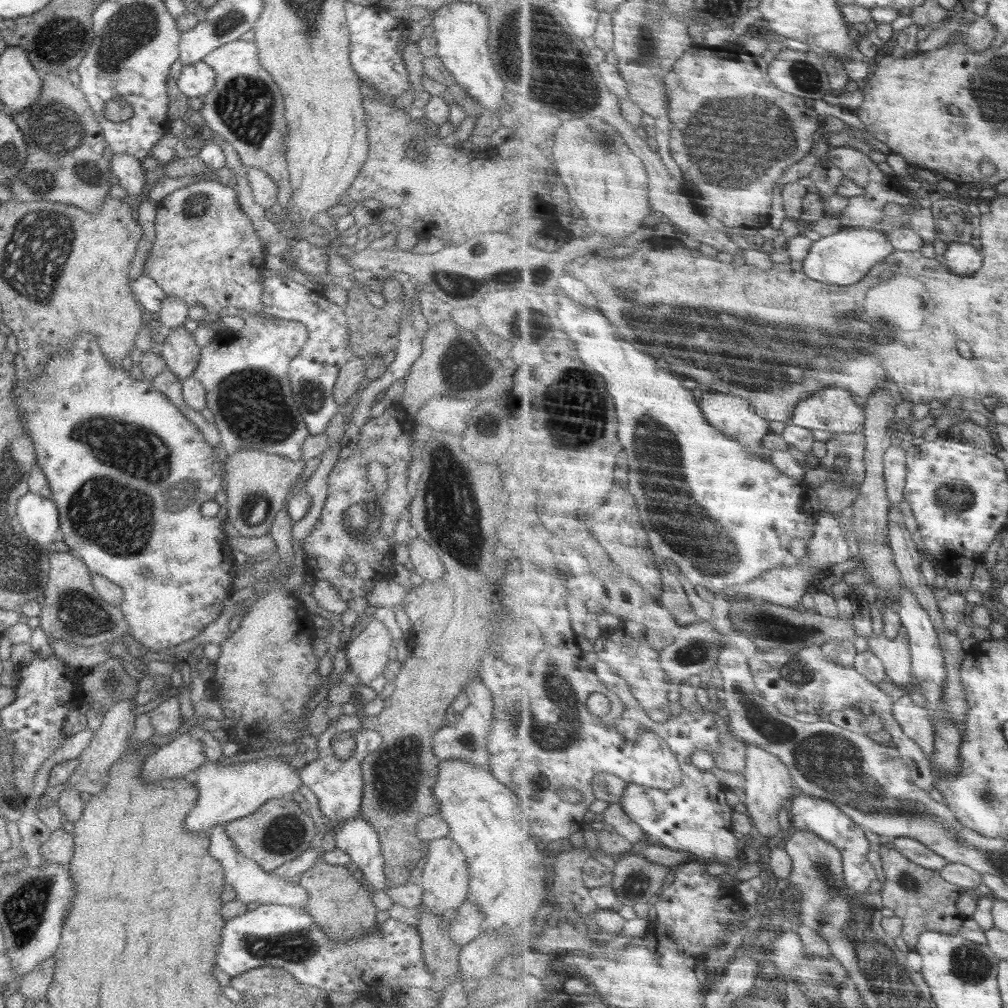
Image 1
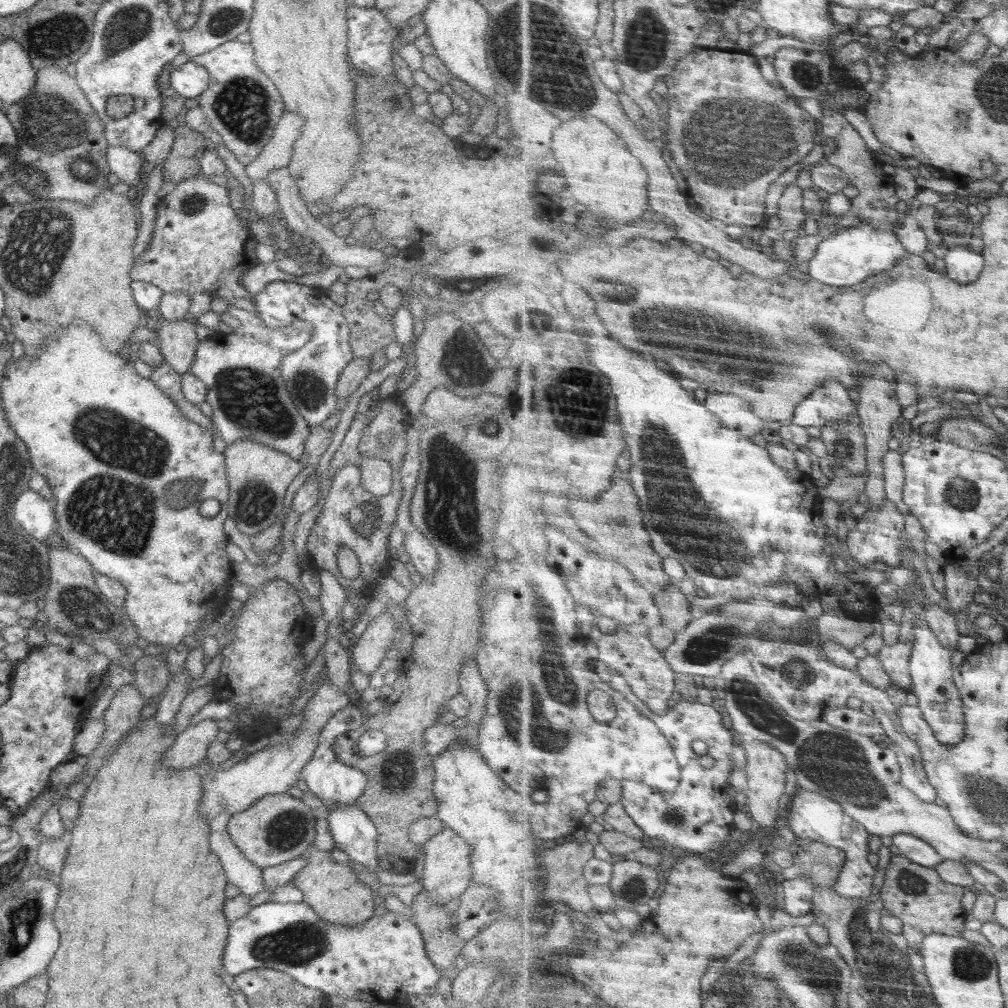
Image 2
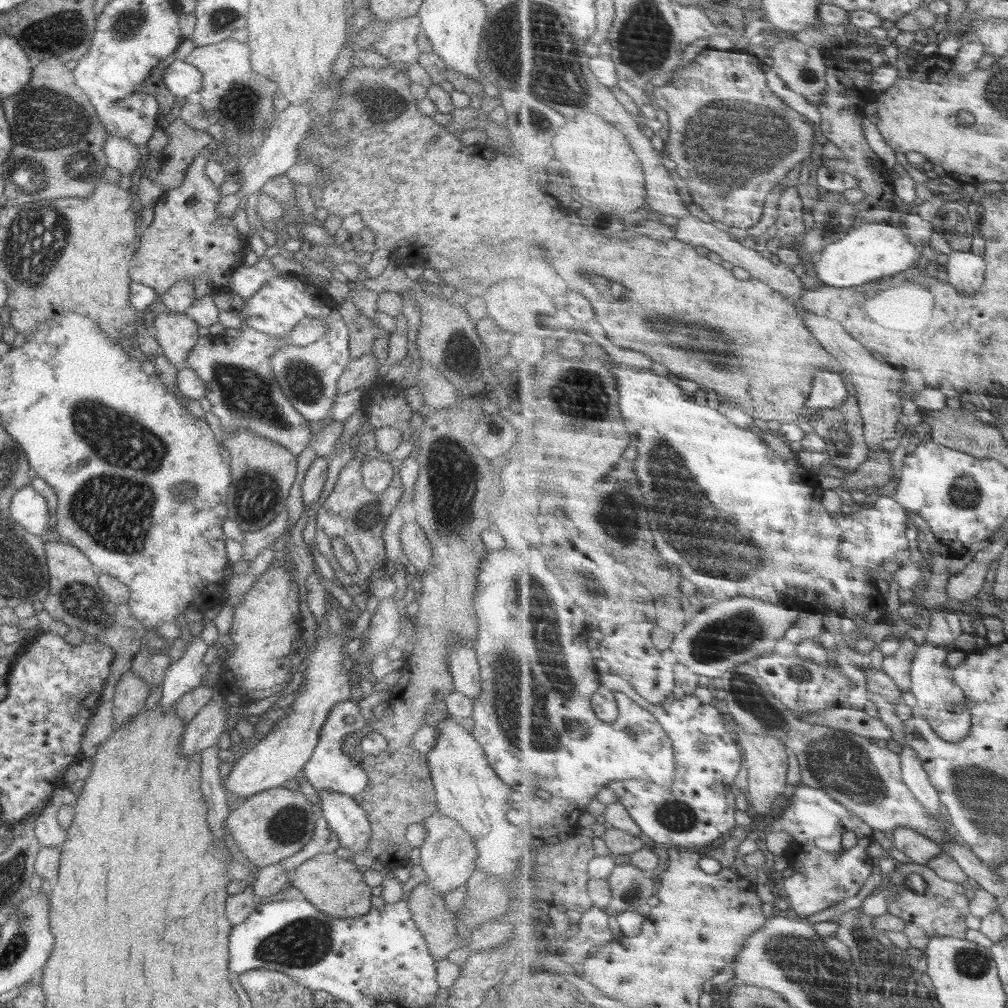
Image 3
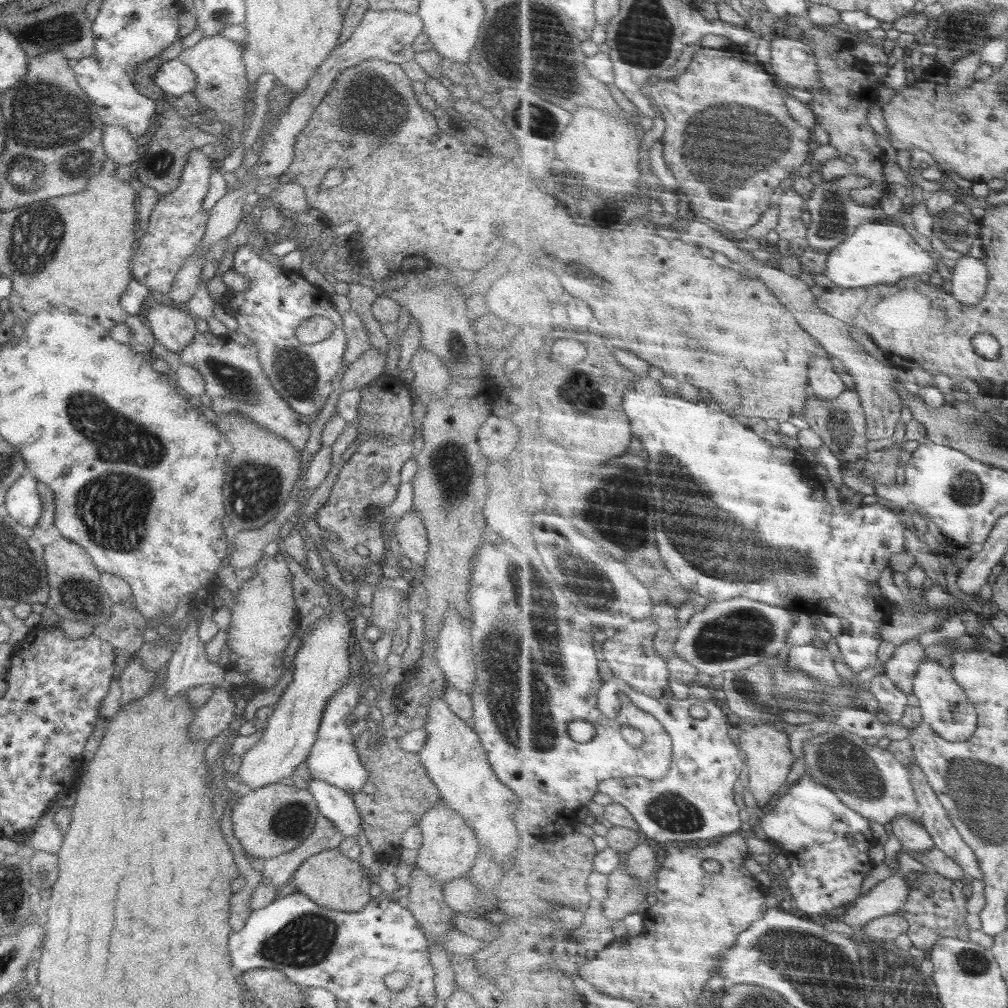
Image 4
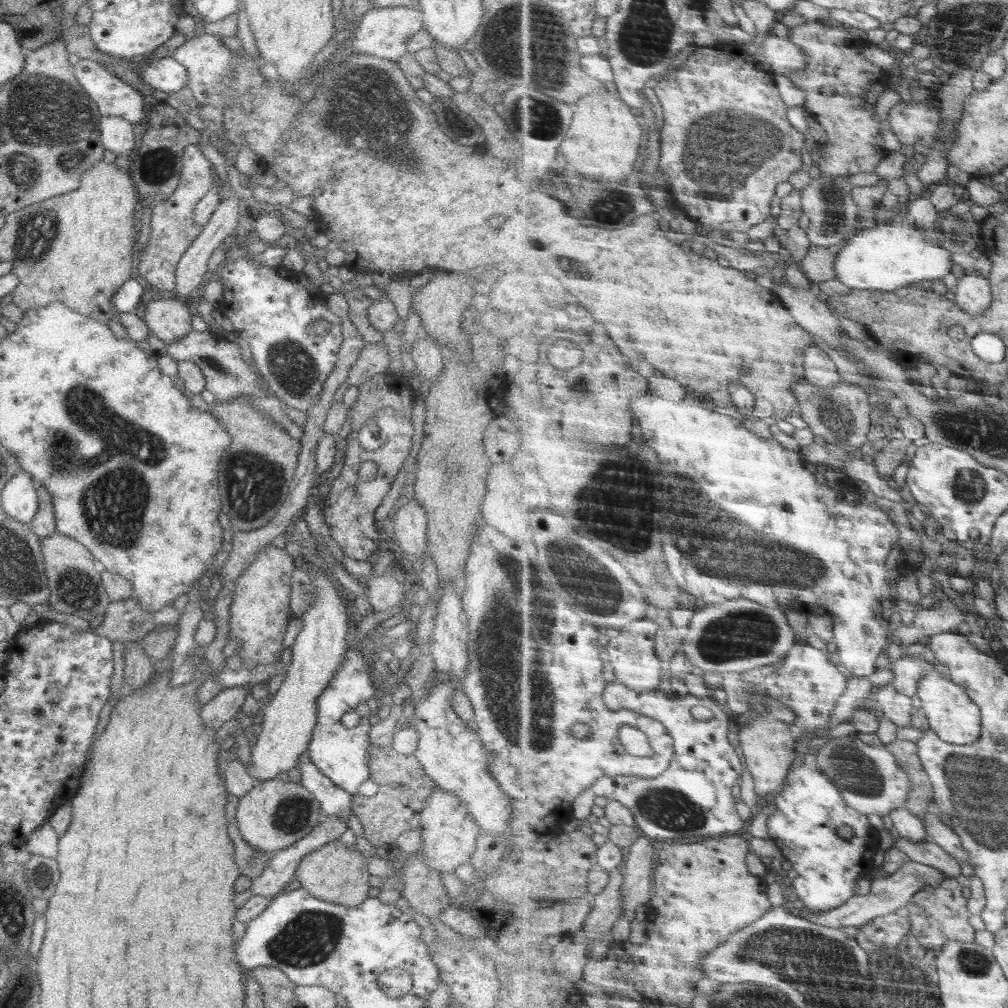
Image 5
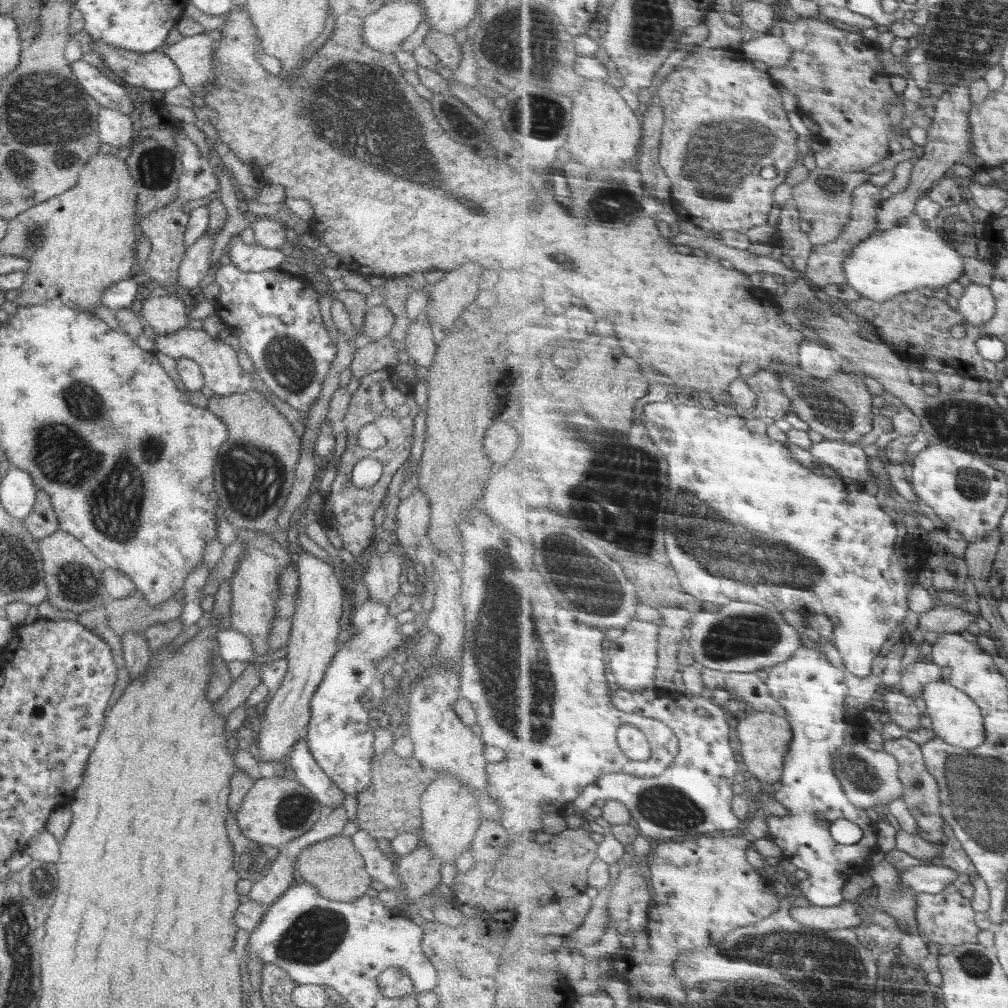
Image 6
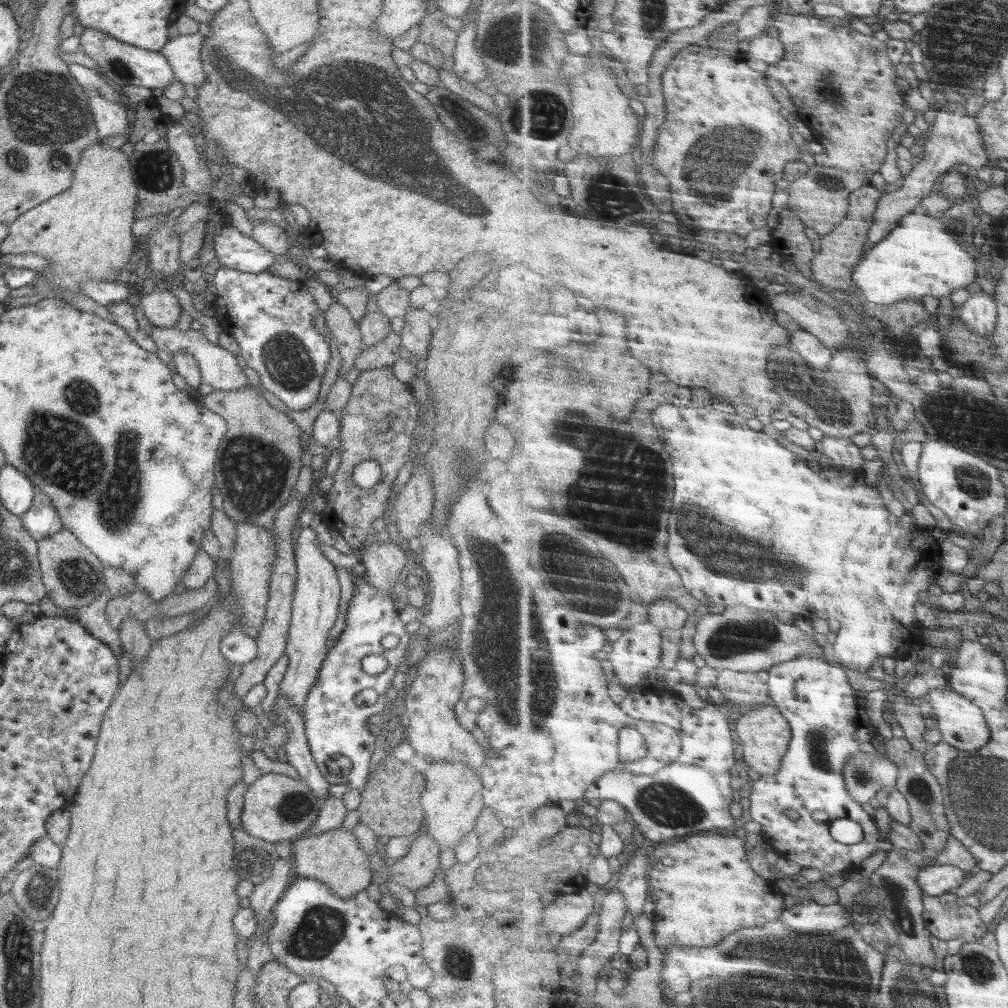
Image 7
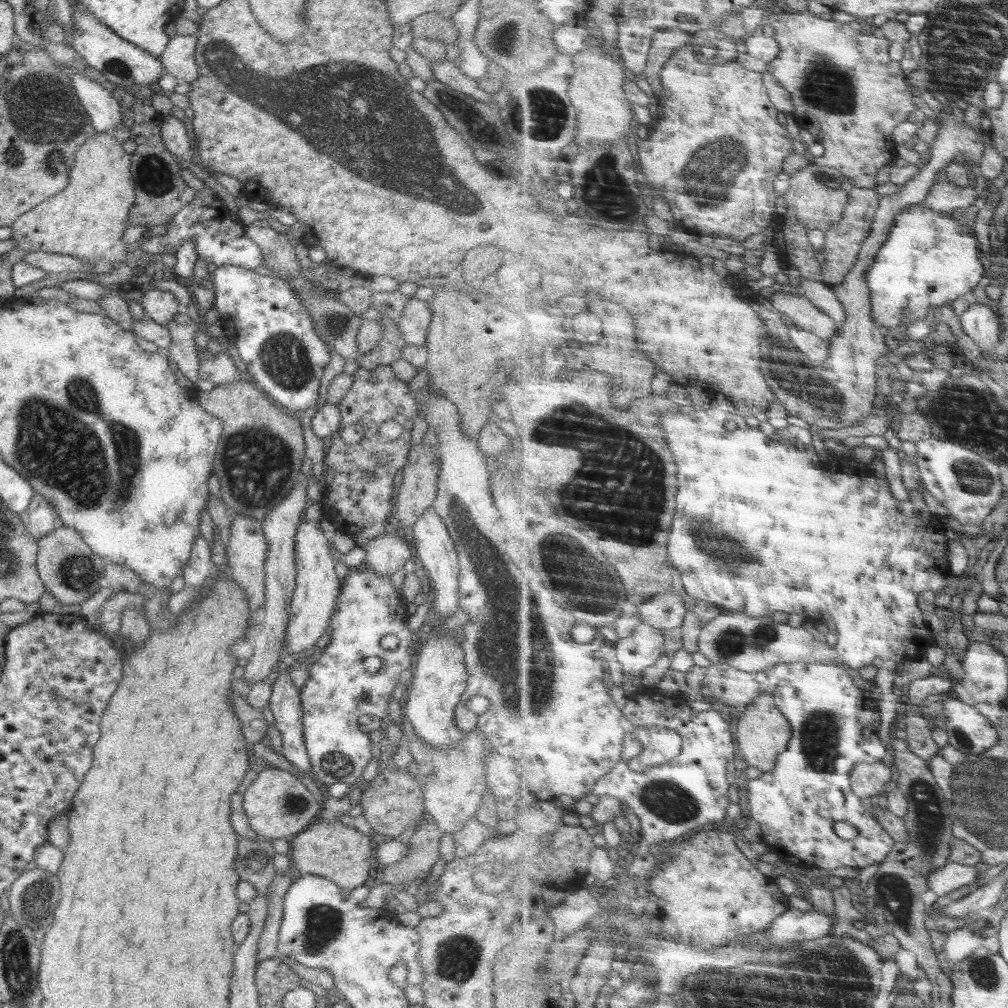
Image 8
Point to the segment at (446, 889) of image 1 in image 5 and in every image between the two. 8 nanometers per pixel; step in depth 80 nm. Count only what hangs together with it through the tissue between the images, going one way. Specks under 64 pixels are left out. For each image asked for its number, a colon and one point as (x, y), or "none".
2: (447, 872)
3: (448, 856)
4: (448, 849)
5: (449, 834)

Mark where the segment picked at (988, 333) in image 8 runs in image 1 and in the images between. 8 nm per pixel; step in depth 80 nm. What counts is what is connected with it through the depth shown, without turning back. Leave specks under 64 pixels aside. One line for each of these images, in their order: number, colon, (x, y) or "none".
1: (962, 258)
2: (964, 265)
3: (967, 271)
4: (970, 277)
5: (974, 294)
6: (978, 304)
7: (981, 312)

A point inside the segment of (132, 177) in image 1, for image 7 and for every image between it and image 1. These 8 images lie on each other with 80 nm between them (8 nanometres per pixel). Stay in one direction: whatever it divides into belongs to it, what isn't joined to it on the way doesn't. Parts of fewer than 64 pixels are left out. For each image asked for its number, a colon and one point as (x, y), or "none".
2: (126, 164)
3: (120, 154)
4: (119, 146)
5: (117, 136)
6: (115, 129)
7: (111, 118)

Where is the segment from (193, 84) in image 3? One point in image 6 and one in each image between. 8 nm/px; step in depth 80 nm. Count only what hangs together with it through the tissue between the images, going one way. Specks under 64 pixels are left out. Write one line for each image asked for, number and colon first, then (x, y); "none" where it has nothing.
4: (173, 76)
5: (166, 74)
6: (155, 70)

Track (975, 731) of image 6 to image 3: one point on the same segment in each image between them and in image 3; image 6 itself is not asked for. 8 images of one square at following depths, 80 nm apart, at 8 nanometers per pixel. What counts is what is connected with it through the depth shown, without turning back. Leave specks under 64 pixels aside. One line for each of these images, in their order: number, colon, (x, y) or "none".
3: (943, 702)
4: (945, 704)
5: (952, 713)

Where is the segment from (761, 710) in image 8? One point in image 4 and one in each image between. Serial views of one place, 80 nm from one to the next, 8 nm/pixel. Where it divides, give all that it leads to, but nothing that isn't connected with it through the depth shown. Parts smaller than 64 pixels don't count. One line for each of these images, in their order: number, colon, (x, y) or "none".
4: (769, 757)
5: (768, 746)
6: (767, 738)
7: (766, 735)

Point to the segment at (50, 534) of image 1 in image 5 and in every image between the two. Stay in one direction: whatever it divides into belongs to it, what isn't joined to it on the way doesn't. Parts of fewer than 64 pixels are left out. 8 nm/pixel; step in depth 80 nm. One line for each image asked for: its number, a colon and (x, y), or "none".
2: (36, 515)
3: (29, 509)
4: (22, 500)
5: (19, 499)

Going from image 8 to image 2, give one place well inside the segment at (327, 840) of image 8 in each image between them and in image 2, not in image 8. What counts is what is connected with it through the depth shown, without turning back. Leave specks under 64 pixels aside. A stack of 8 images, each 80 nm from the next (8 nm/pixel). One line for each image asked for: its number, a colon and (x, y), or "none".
2: (332, 889)
3: (334, 885)
4: (333, 880)
5: (335, 873)
6: (334, 867)
7: (334, 857)

